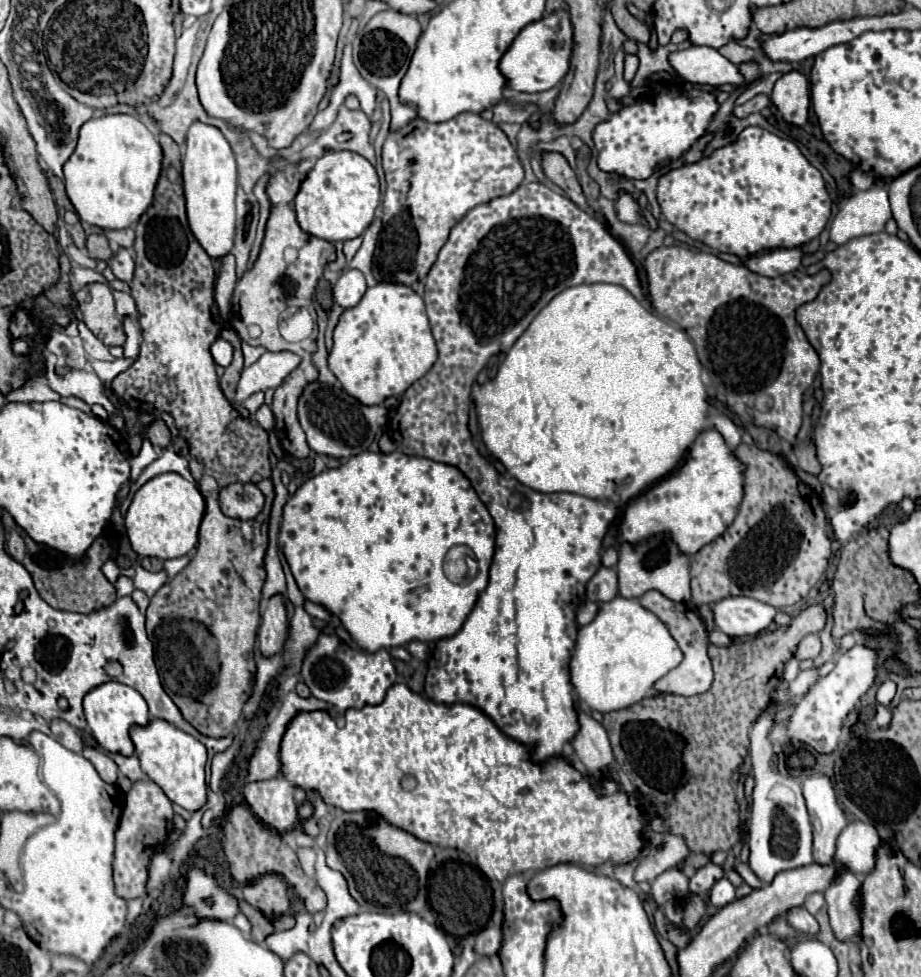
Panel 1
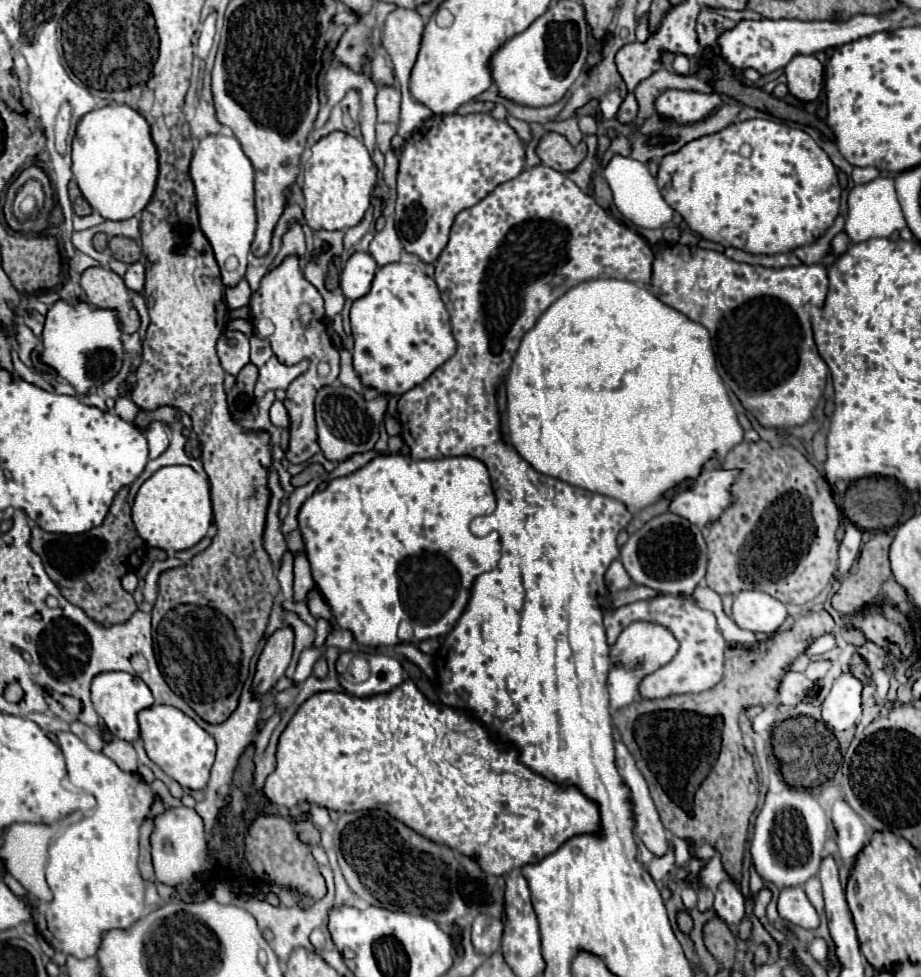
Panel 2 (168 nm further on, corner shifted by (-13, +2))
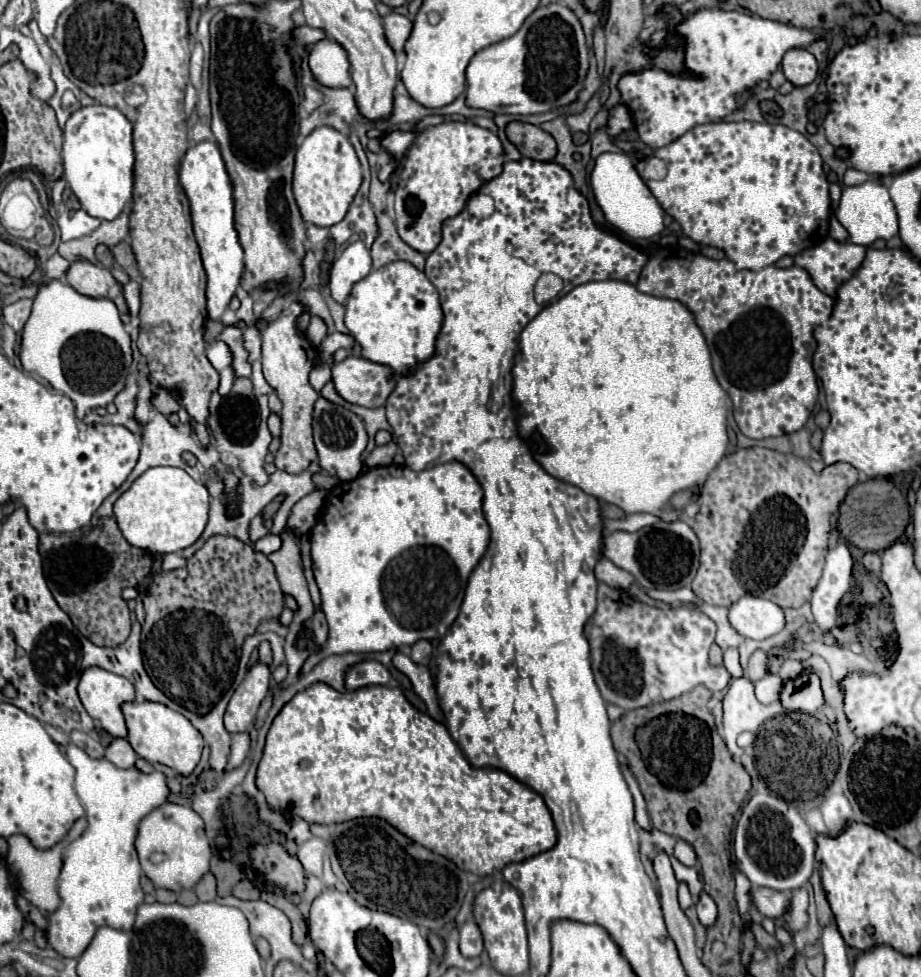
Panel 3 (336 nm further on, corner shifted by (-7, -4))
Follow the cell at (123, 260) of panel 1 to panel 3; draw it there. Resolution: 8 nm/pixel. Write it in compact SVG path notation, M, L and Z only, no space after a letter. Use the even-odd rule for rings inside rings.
M130 280L128 284L122 286L124 288L124 298L126 298L126 304L130 308L130 316L136 318L138 316L138 310L140 310L140 284L136 280Z

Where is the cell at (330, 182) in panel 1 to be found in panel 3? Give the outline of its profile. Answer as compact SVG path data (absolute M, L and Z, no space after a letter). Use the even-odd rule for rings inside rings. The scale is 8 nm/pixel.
M320 126L298 146L294 166L294 198L304 222L310 222L320 228L330 228L342 222L348 214L350 204L354 202L356 192L360 190L360 184L360 160L346 134L328 126Z

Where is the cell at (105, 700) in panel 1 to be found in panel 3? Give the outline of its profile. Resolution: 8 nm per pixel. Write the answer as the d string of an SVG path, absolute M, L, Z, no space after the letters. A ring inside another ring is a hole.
M88 668L78 684L78 694L88 714L100 720L102 728L114 738L126 738L126 722L122 714L124 702L136 700L136 690L124 676L102 668Z

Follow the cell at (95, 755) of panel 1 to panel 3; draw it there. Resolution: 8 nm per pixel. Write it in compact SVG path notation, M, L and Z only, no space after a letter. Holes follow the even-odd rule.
M116 738L108 748L106 748L106 760L110 760L116 768L132 768L136 762L136 752L124 738Z

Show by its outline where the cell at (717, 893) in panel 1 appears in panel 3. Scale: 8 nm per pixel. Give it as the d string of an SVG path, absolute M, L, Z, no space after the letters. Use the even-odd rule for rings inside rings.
M704 892L700 894L700 900L698 900L696 908L698 908L698 918L704 926L712 926L716 922L718 908L716 908L716 902L708 894L704 894Z

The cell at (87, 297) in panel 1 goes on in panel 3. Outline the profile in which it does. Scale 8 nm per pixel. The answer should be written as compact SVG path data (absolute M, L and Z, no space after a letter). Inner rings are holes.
M86 260L74 262L66 274L66 280L70 282L70 286L90 298L108 298L112 300L118 310L120 310L120 318L124 324L130 322L130 314L128 314L128 306L126 300L122 296L122 286L114 280L114 276L110 274L108 268L100 268L96 264L90 264Z

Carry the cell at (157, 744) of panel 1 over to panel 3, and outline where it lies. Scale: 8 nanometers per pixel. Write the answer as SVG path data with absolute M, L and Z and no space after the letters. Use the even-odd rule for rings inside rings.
M146 700L126 702L122 706L122 712L126 718L126 726L128 726L128 742L140 758L148 760L150 764L158 762L168 768L174 768L180 776L190 776L194 772L202 756L204 738L190 724L190 720L186 720L182 714L170 710L164 704L146 702Z

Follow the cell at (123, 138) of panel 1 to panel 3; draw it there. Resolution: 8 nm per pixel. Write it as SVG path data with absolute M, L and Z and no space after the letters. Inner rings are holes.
M94 104L76 110L64 126L64 178L82 208L100 220L114 220L132 200L134 190L134 146L132 124L110 106Z

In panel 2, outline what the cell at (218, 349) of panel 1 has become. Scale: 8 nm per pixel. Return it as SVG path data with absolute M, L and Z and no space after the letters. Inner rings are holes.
M224 330L222 336L218 338L216 350L222 362L222 368L232 376L238 376L238 372L250 362L248 336L242 334L240 330Z

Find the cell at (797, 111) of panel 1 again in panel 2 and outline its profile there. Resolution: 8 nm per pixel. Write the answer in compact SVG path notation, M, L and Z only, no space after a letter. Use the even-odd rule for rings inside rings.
M796 54L784 68L784 72L788 78L788 88L796 98L804 102L812 102L818 98L824 80L824 66L816 56Z

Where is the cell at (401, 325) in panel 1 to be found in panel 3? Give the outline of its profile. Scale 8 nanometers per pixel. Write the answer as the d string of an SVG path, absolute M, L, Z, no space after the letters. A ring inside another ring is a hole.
M390 262L356 282L346 300L346 328L360 348L360 356L392 368L394 376L412 374L420 362L436 354L436 334L442 326L438 290L410 262Z

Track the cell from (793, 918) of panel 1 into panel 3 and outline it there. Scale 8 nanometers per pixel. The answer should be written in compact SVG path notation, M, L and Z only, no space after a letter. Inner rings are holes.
M752 888L752 898L758 912L772 920L780 920L790 910L790 896L778 890Z

